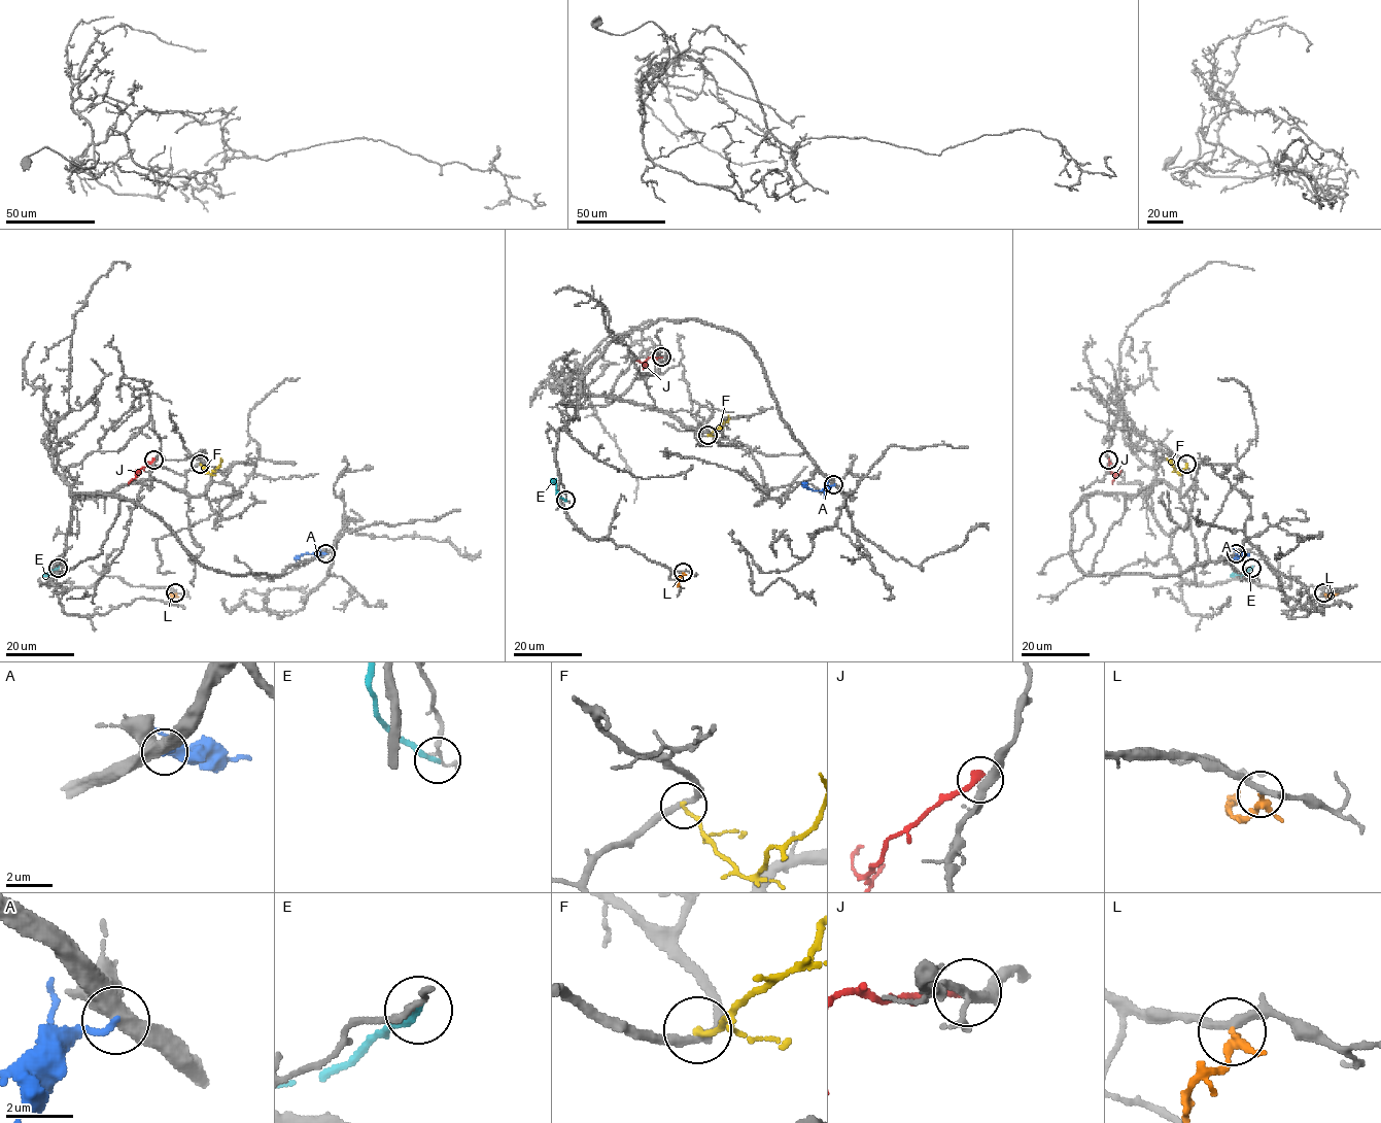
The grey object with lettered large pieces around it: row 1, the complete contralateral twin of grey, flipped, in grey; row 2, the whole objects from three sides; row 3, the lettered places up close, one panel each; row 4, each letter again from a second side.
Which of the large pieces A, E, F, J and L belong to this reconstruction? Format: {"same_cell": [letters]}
{"same_cell": []}

